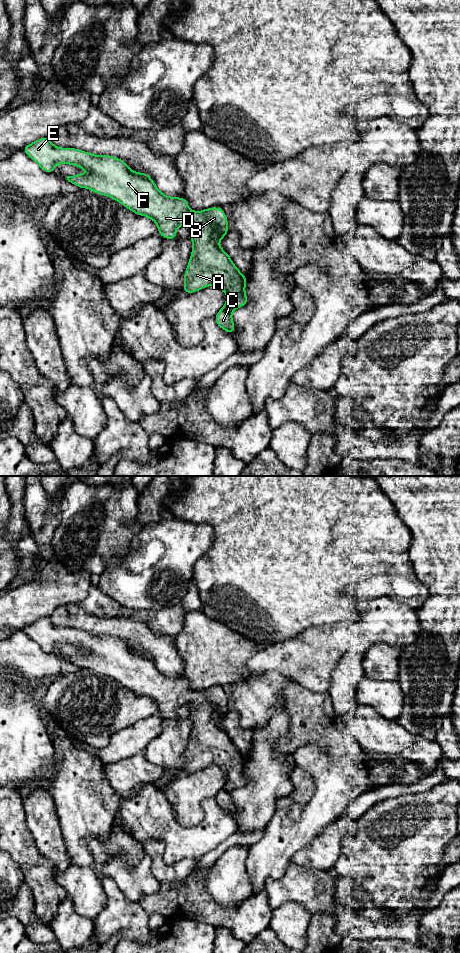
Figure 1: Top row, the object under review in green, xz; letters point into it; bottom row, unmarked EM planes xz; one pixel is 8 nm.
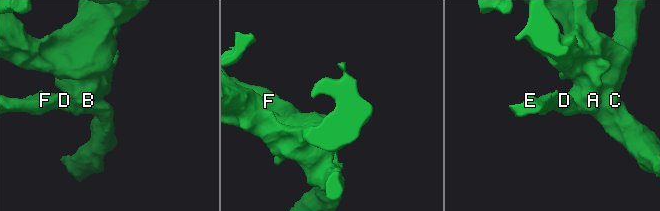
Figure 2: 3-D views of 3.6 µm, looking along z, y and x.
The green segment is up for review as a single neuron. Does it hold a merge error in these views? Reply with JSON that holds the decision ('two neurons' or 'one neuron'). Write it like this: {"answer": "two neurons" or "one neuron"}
{"answer": "one neuron"}

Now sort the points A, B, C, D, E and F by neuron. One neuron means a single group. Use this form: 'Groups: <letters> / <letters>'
Groups: A B C D E F

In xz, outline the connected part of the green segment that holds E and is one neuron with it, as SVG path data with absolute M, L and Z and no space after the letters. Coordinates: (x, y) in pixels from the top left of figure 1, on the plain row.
M48 617L39 618L22 628L22 630L47 653L53 652L57 644L70 644L88 650L89 654L67 656L66 658L79 668L87 668L99 675L109 676L135 694L149 697L156 703L158 713L164 719L176 719L175 710L185 704L190 704L190 718L193 729L184 753L184 773L194 773L211 765L219 767L226 773L227 780L214 797L215 802L229 814L235 811L236 807L232 800L232 792L248 782L245 774L248 759L239 751L228 733L219 725L229 709L227 696L223 688L210 687L200 692L190 690L188 681L185 678L164 675L158 670L155 662L147 653L133 651L124 640L109 635L98 636L75 628L60 628L55 626Z

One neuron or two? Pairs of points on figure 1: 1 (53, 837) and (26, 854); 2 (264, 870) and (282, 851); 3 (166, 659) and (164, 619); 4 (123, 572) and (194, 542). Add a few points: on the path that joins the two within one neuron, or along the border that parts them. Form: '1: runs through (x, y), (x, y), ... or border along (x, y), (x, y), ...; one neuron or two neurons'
1: border along (26, 826), (32, 836), (36, 849), (52, 865); two neurons
2: runs through (268, 865), (277, 856); one neuron
3: border along (144, 623), (159, 634), (175, 635); two neurons
4: runs through (141, 574), (151, 574), (168, 568), (176, 560); one neuron

